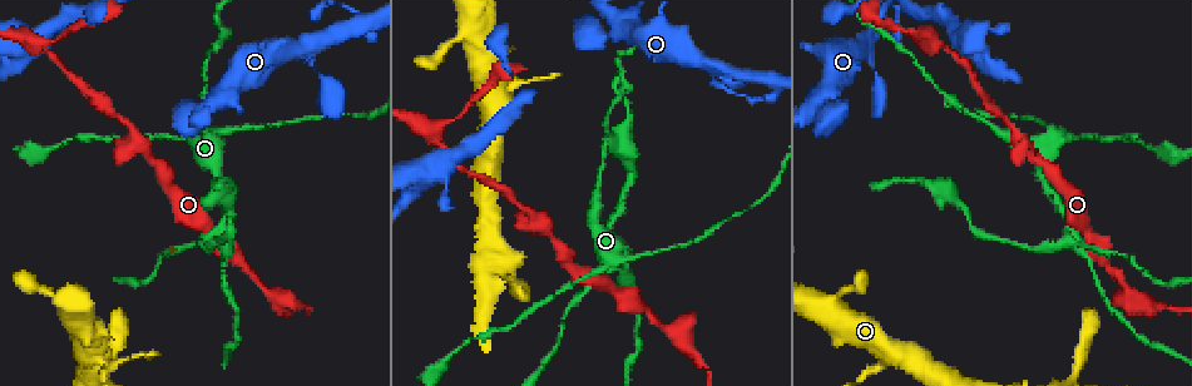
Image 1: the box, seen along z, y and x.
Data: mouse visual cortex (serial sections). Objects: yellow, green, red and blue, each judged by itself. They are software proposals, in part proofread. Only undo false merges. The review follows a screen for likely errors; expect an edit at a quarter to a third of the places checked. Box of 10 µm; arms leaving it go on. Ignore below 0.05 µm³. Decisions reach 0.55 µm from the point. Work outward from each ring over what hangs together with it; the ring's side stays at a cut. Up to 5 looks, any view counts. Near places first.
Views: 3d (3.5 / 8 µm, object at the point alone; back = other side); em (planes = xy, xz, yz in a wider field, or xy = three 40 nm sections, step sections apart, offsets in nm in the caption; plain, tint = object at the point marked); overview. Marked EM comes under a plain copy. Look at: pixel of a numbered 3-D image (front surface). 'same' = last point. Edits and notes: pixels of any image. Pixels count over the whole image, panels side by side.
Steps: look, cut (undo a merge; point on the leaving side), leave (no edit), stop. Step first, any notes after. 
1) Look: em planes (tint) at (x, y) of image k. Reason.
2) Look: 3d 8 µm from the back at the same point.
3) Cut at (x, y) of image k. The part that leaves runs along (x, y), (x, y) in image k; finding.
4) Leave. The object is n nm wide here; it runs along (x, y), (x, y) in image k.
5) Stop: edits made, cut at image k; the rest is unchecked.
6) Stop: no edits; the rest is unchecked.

Look: 3d 8 µm at (198, 135) of image 1. Thick turns thin.

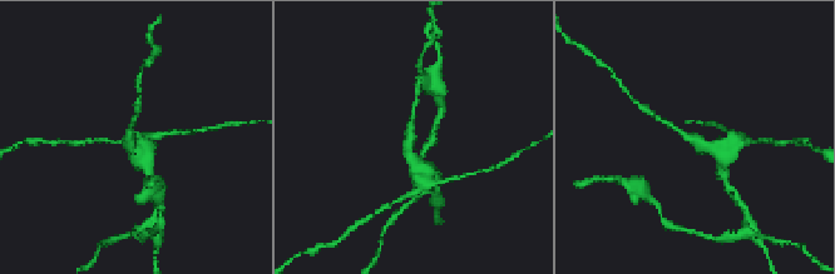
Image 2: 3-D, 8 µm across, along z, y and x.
Look: 3d 3.5 µm at the same point. Closer look.

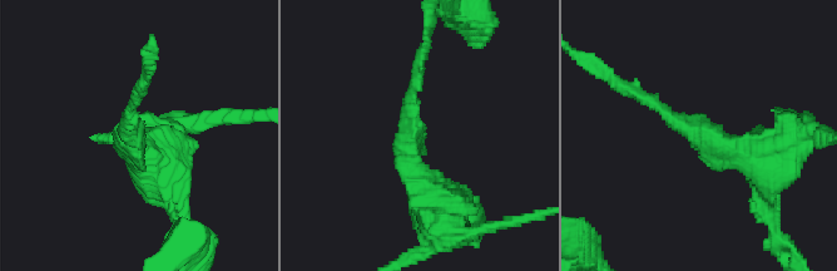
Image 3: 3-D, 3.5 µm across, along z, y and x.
Look: em xy step 2 (tint) at (128, 129) of image 3. The arms are 150, 350 nm wide.

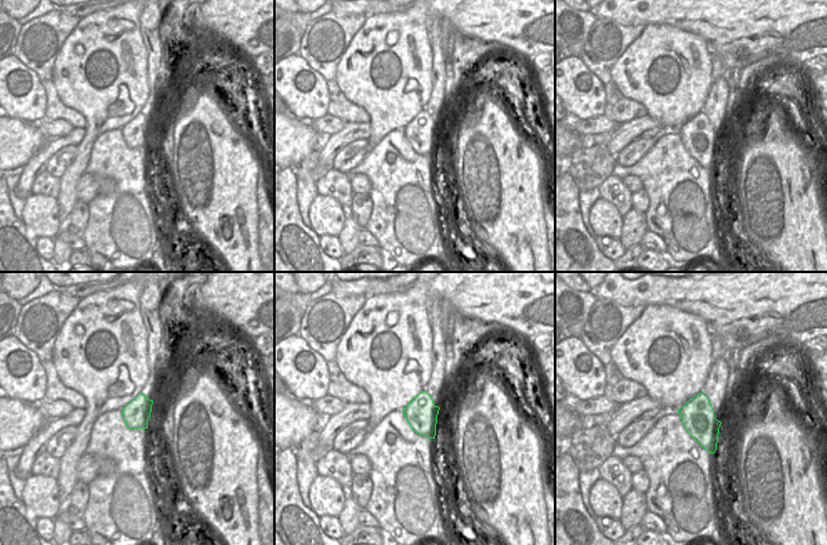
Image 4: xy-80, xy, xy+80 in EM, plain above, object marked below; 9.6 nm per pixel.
Leave. The object is 320 nm wide here; it runs along (763, 158), (625, 89) in image 3; continuous, no second cell.

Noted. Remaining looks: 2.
Look: 3d 3.5 µm at (1066, 226) of image 1. Three-way junction.

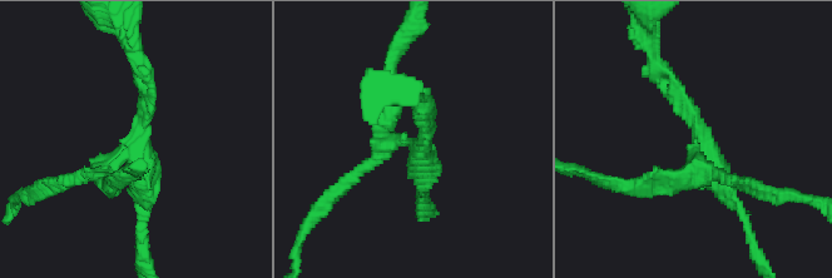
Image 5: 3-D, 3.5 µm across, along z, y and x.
Look: em xy step 1 (tint) at (698, 134) of image 5. Now the EM.

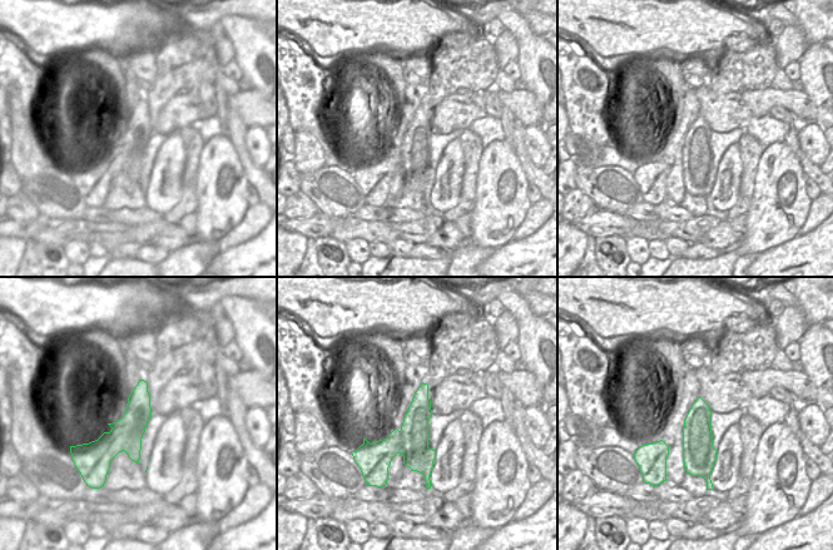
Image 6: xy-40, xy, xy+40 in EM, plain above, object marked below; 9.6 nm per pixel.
Cut at (682, 174) of image 5. The part that leaves runs along (697, 143), (683, 180), (613, 180) in image 5; two cells meet here.

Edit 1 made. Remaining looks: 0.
Stop: edits made, cut at image 5; the rest is unchecked.

